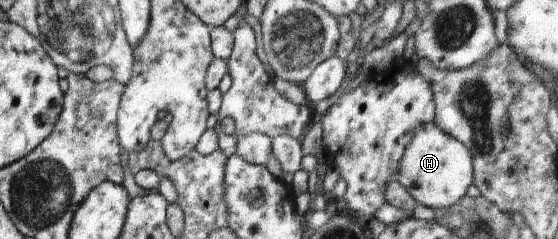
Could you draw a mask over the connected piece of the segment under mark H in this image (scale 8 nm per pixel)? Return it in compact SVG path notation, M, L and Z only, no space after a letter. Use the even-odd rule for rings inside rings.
M427 122L418 127L418 130L412 135L411 141L405 147L395 177L394 181L399 182L417 204L430 207L432 210L450 208L466 195L467 188L473 184L472 155L463 143L439 129L434 122Z

